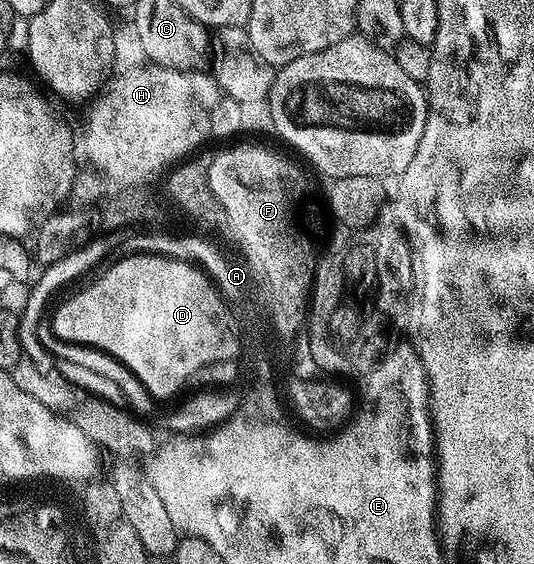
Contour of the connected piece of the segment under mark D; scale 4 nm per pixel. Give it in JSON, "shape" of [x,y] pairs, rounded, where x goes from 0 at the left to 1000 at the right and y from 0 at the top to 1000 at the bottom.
{"shape":[[[270,447],[247,456],[228,456],[213,461],[213,465],[213,470],[191,491],[178,493],[161,512],[133,521],[101,555],[96,555],[99,590],[110,603],[129,605],[133,610],[167,612],[170,617],[189,619],[193,624],[204,626],[215,638],[223,638],[236,647],[266,676],[281,700],[292,707],[316,704],[322,697],[335,693],[341,695],[348,688],[346,661],[365,660],[367,645],[382,640],[401,640],[399,633],[429,628],[433,601],[425,594],[425,573],[414,562],[414,539],[408,537],[406,527],[399,527],[399,511],[393,505],[384,505],[386,498],[378,491],[369,491],[367,480],[346,477],[346,470],[337,470],[337,466],[279,463],[275,461],[275,450]]]}

